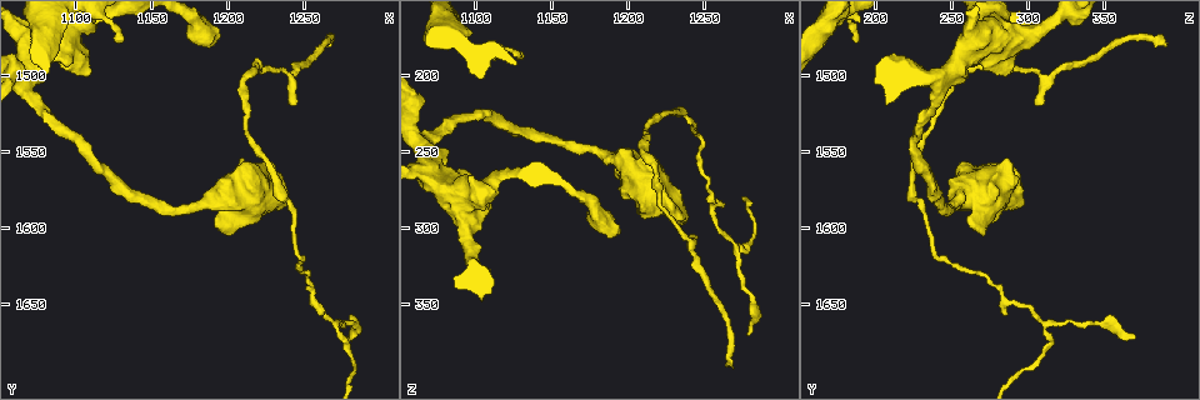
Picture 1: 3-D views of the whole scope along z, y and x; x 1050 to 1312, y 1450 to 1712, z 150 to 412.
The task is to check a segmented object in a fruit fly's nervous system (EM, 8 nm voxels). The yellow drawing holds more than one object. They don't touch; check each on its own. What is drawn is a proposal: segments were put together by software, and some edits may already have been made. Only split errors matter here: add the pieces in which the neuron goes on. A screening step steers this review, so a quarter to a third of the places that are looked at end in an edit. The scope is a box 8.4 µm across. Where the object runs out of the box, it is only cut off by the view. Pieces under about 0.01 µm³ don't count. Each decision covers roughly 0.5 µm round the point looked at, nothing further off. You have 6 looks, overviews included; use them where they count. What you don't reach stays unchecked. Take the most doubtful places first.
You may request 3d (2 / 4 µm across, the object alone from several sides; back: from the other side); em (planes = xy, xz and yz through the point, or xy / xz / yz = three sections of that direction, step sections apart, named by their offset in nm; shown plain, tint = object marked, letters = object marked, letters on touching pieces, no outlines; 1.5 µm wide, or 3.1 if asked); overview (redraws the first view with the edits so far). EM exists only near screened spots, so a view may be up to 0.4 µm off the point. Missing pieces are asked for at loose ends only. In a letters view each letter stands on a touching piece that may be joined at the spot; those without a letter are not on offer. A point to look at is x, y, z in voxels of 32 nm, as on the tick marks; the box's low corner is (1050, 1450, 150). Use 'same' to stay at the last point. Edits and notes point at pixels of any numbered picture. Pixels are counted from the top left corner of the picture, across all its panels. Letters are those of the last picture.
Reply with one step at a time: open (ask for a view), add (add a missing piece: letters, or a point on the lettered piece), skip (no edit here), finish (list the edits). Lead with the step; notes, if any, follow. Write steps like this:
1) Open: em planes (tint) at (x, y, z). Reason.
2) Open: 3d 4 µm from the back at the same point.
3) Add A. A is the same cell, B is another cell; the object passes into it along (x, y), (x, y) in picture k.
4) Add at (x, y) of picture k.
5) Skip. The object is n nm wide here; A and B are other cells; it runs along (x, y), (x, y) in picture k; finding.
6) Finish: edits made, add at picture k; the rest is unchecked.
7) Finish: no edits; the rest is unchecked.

Open: em planes (letters) at (1268, 1480, 392). Thin end.

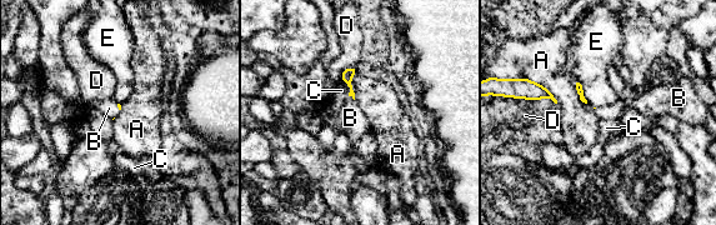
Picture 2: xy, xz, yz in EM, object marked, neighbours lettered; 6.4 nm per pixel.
Add B. B is the same cell, A, C, D and E are other cells; the object passes into it along (346, 75), (353, 98), (350, 118) in picture 2; it goes on there.

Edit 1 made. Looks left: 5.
Open: overview. See it whole again.

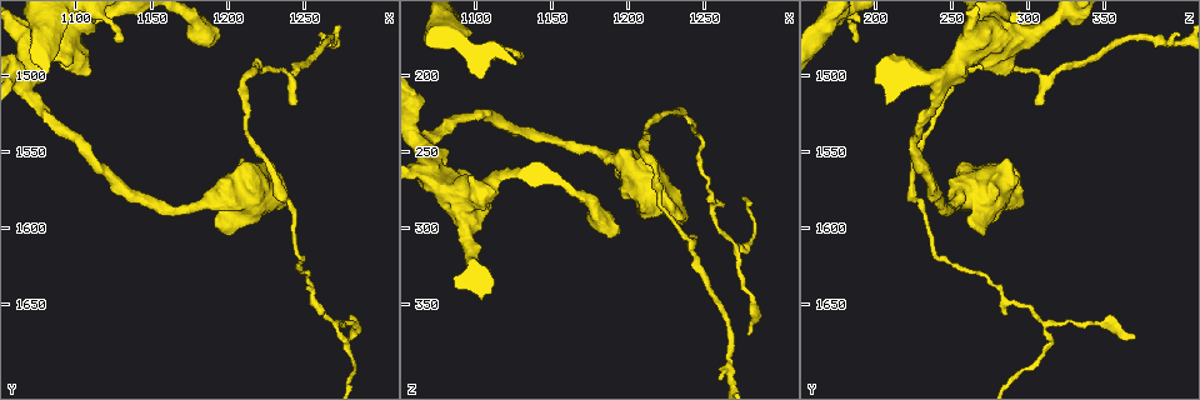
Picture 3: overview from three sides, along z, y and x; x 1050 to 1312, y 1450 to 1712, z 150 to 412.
Open: em planes (letters) at (1130, 1476, 188). Free end.

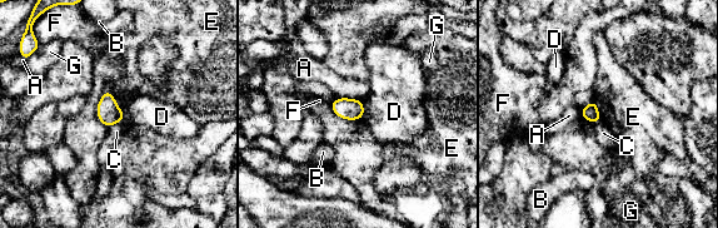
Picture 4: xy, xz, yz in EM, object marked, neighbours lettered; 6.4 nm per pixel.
Skip. A, B, C, D, E, F and G are other cells; none of them fits.

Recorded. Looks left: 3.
Open: em planes (tint) at (1278, 1670, 372). Thin end.

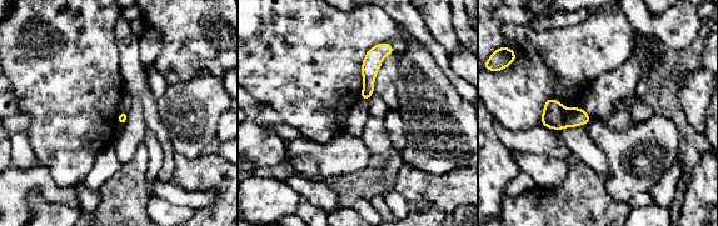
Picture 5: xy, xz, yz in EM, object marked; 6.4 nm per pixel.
Open: em planes (letters) at the same point. See the neighbours.

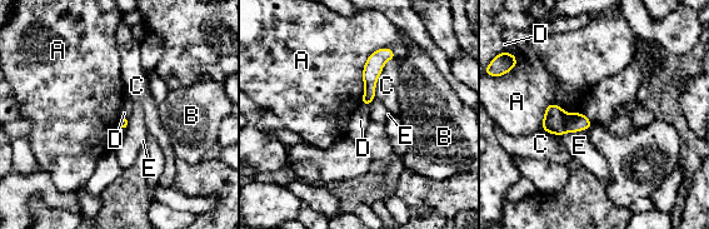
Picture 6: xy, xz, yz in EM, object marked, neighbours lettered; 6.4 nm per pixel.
Skip. The longest contact is with A, 420 nm; A, B, C, D and E are other cells; no lettered piece goes on from it.

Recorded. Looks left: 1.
Finish: edits made, add at picture 2; the rest is unchecked.

